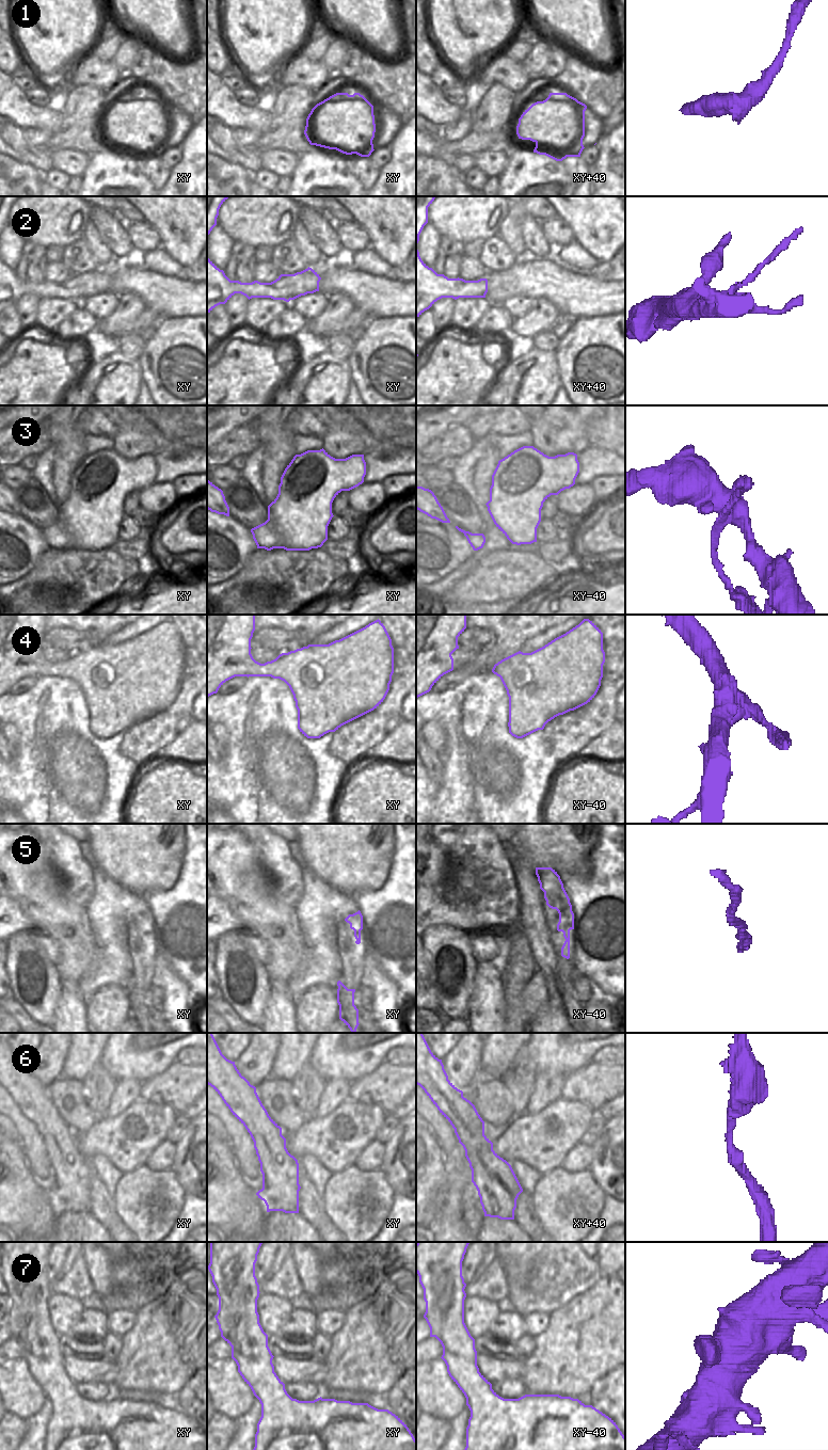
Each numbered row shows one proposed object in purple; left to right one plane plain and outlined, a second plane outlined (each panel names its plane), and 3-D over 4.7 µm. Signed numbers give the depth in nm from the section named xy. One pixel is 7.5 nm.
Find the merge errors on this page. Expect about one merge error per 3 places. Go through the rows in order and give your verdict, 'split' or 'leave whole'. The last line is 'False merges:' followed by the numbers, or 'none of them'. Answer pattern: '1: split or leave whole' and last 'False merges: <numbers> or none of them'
1: split
2: leave whole
3: leave whole
4: leave whole
5: leave whole
6: leave whole
7: leave whole
False merges: 1

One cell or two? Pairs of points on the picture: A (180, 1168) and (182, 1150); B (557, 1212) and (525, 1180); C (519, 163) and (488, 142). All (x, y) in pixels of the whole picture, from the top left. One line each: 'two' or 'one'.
A: one
B: two
C: two

